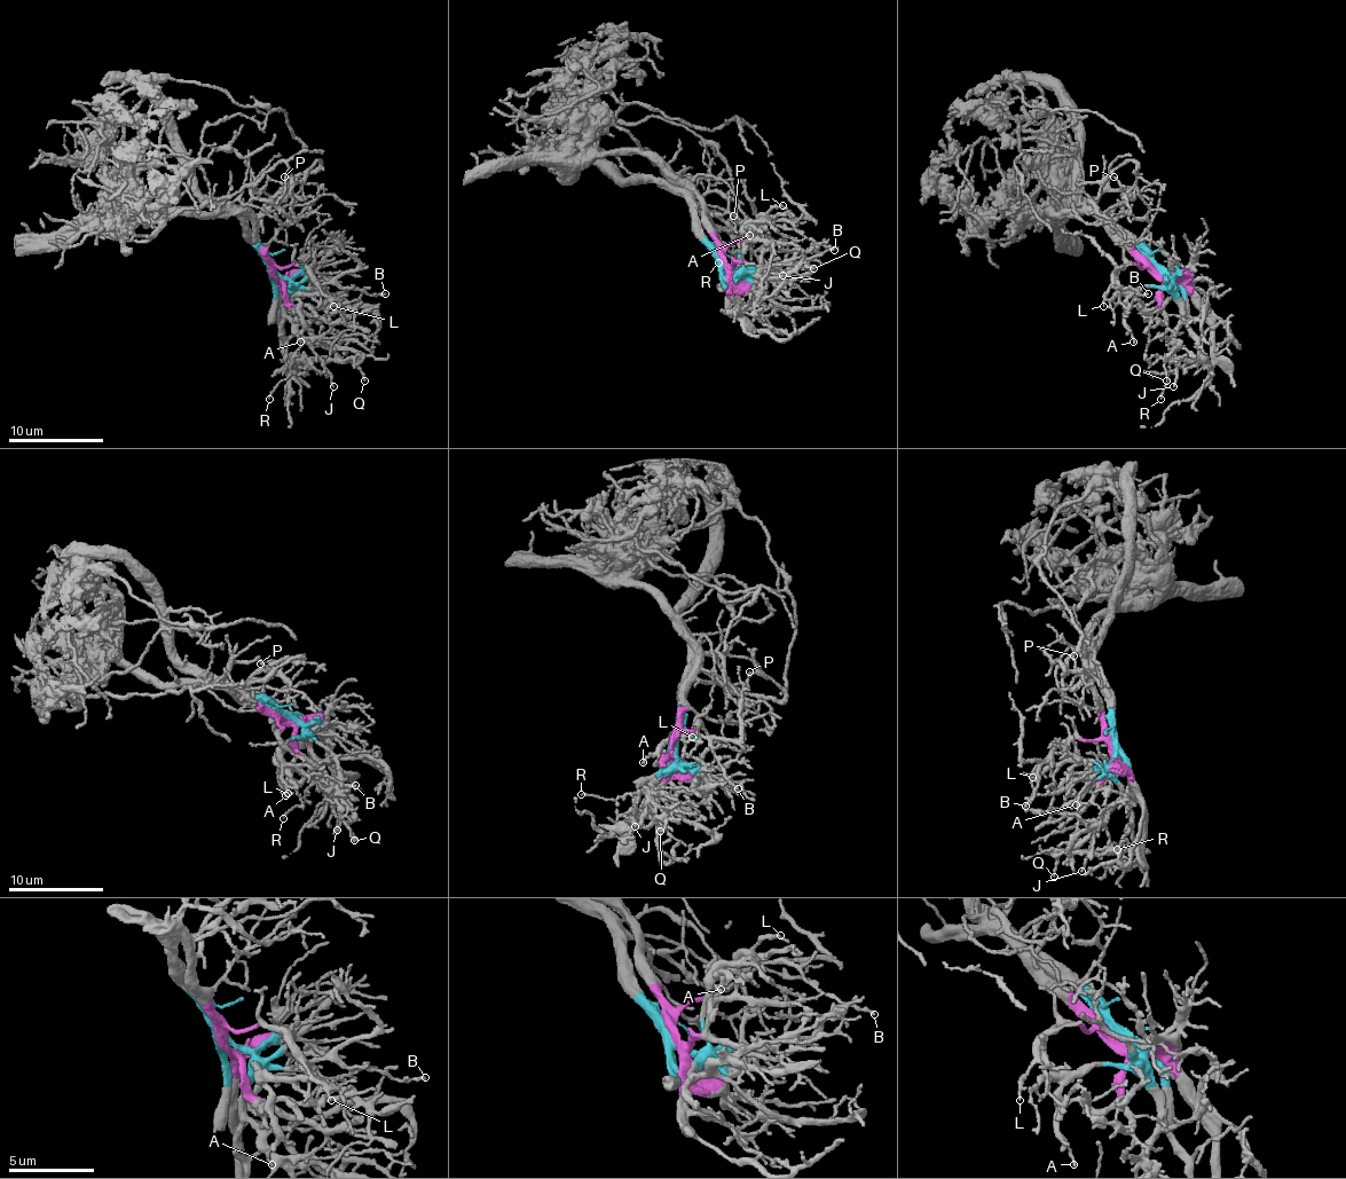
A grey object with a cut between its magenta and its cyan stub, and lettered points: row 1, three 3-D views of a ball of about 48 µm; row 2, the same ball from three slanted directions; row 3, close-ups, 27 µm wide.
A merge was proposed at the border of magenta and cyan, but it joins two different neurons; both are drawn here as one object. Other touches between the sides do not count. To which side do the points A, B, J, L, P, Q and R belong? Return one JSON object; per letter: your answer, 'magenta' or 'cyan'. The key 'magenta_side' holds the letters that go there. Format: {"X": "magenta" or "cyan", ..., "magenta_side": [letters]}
{"A": "cyan", "B": "magenta", "J": "cyan", "L": "magenta", "P": "magenta", "Q": "cyan", "R": "cyan", "magenta_side": ["B", "L", "P"]}

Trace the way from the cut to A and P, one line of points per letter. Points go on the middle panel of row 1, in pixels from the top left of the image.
A: (723, 262), (733, 269), (740, 267), (740, 241), (752, 226), (747, 234), (749, 236)
P: (723, 262), (723, 245), (707, 223), (707, 214), (711, 221), (729, 226), (736, 223), (733, 214)

